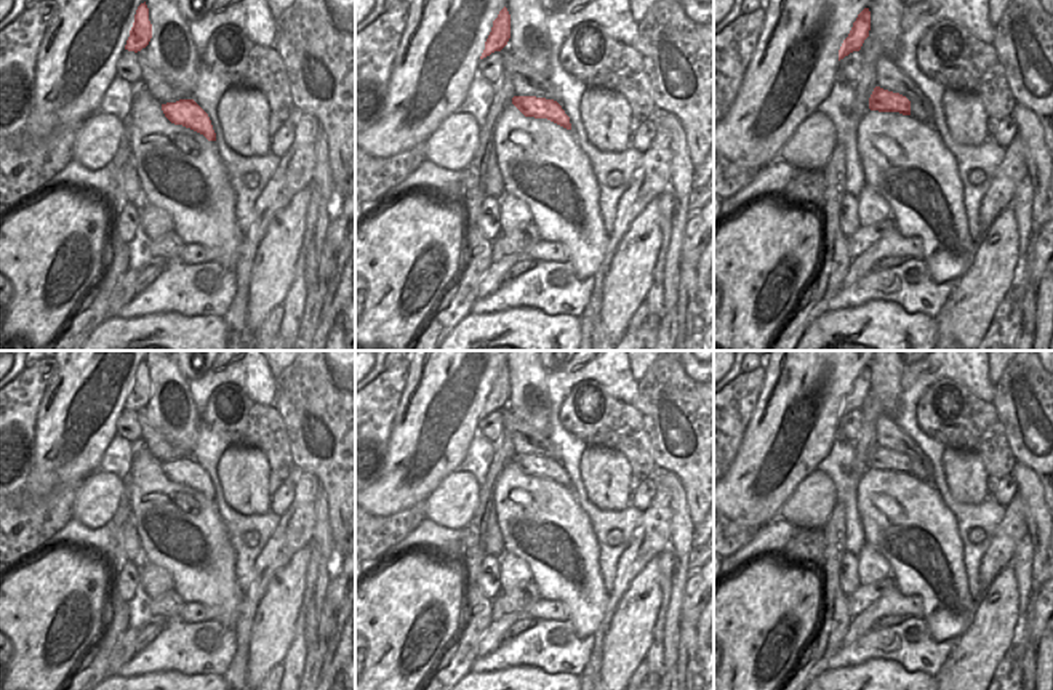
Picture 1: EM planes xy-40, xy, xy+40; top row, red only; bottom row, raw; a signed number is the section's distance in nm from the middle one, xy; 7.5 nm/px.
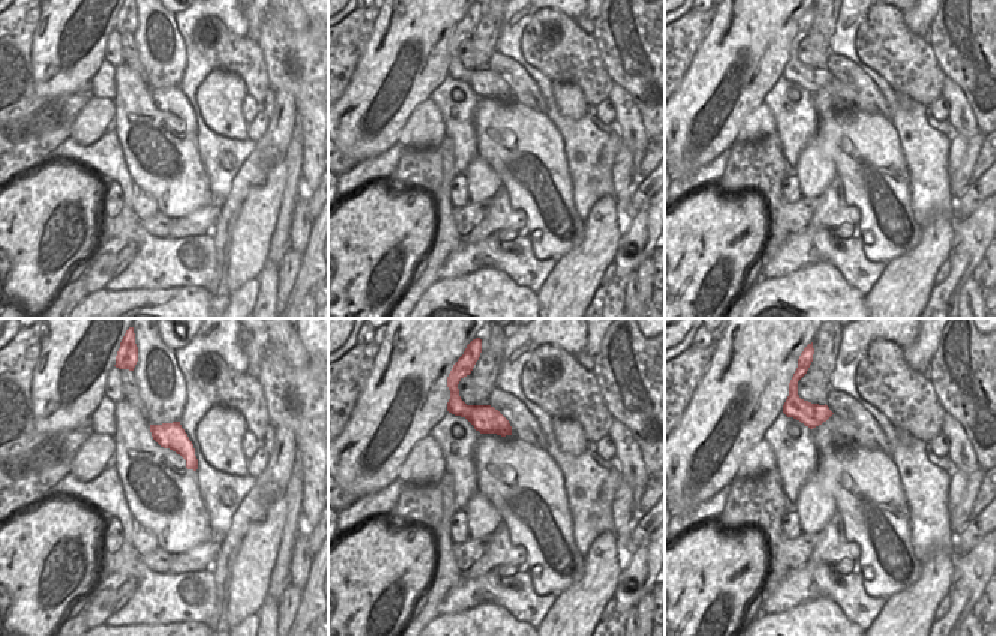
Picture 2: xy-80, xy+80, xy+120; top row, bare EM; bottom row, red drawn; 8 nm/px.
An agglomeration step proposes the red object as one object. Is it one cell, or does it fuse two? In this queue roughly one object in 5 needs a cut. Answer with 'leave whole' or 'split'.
leave whole

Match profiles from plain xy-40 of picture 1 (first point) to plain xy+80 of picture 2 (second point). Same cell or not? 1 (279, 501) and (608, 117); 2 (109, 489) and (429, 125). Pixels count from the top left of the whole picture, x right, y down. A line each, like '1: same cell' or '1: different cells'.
1: same cell
2: same cell

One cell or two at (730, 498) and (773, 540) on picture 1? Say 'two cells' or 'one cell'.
two cells

